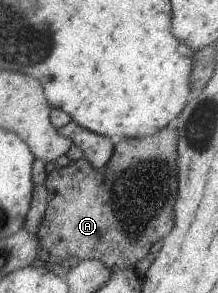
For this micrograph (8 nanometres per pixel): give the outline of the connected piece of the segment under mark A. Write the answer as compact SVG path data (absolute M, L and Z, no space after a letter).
M166 125L162 129L155 131L152 135L128 139L121 138L114 143L114 151L110 159L98 169L93 168L91 163L86 161L84 157L73 162L68 162L65 167L54 168L45 175L45 182L43 185L47 190L47 204L45 205L45 212L38 227L36 227L35 234L39 239L40 249L46 249L50 255L56 255L60 258L68 259L71 256L77 256L80 260L98 260L101 261L110 272L121 270L122 268L133 267L134 261L144 257L146 251L150 249L150 245L158 239L162 239L170 229L172 229L172 205L176 199L176 137L177 133L173 125Z

